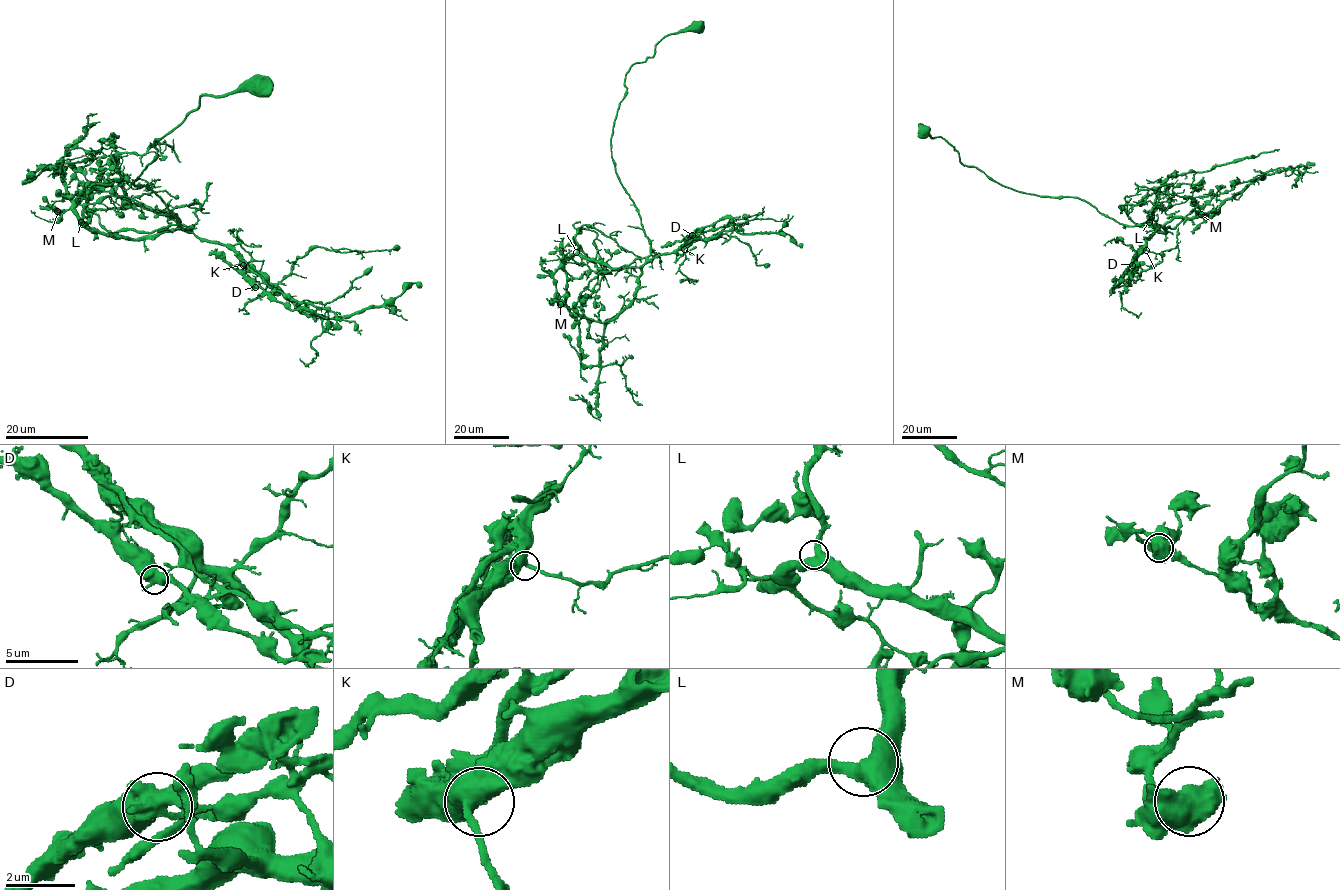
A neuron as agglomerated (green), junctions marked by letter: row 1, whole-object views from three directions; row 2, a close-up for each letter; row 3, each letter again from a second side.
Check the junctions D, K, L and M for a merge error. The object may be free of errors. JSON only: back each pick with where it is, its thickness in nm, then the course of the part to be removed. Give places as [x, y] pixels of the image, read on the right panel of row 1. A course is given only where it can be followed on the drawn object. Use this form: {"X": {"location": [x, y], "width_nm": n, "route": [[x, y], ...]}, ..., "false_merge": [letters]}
{"D": {"location": [1132, 265], "width_nm": 550, "route": [[1132, 264], [1113, 285]]}, "false_merge": ["D"]}

